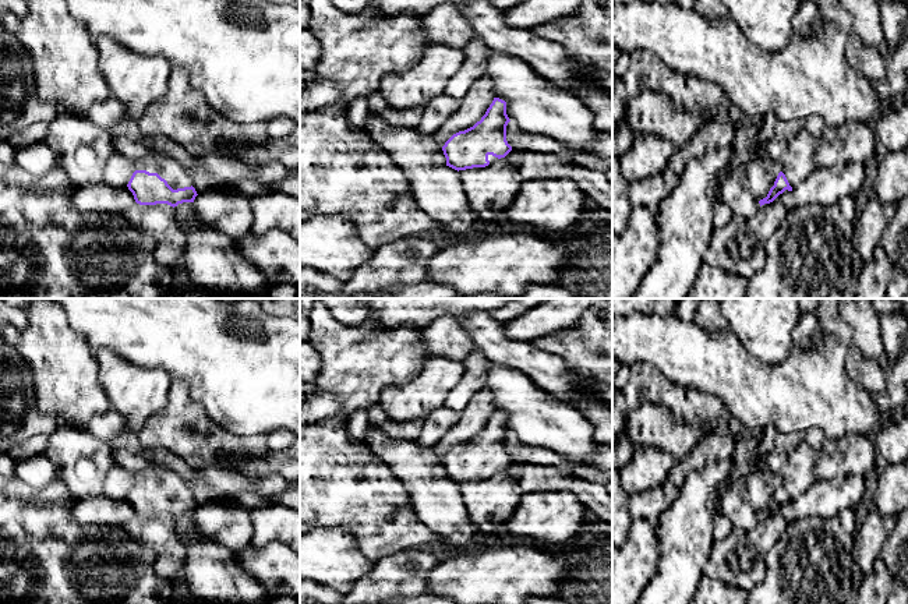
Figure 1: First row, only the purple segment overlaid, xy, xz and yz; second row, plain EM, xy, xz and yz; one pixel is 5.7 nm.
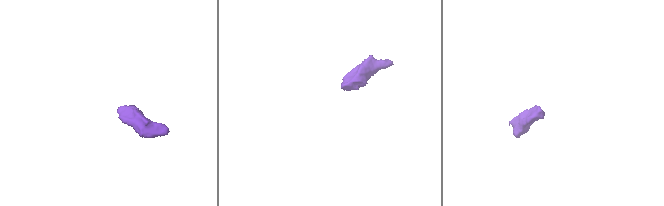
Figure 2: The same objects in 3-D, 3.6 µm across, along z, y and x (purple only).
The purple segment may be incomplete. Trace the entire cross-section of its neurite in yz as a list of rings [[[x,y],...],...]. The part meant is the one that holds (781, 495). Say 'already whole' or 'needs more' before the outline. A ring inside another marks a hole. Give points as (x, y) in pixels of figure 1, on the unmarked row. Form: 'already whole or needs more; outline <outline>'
needs more; outline [[[801,444],[792,453],[787,456],[787,462],[781,471],[781,484],[766,511],[760,512],[760,519],[773,515],[785,502],[792,504],[802,497],[816,481],[813,470],[816,467],[820,451],[806,444]]]

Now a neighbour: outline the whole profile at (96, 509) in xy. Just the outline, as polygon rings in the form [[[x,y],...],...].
[[[105,494],[77,499],[74,518],[81,524],[124,526],[135,516],[128,499],[110,498]]]

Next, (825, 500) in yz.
[[[858,474],[841,476],[833,480],[815,481],[812,487],[791,504],[785,502],[773,516],[785,523],[795,518],[816,518],[823,524],[834,523],[844,509],[855,509],[865,495],[865,477]]]

